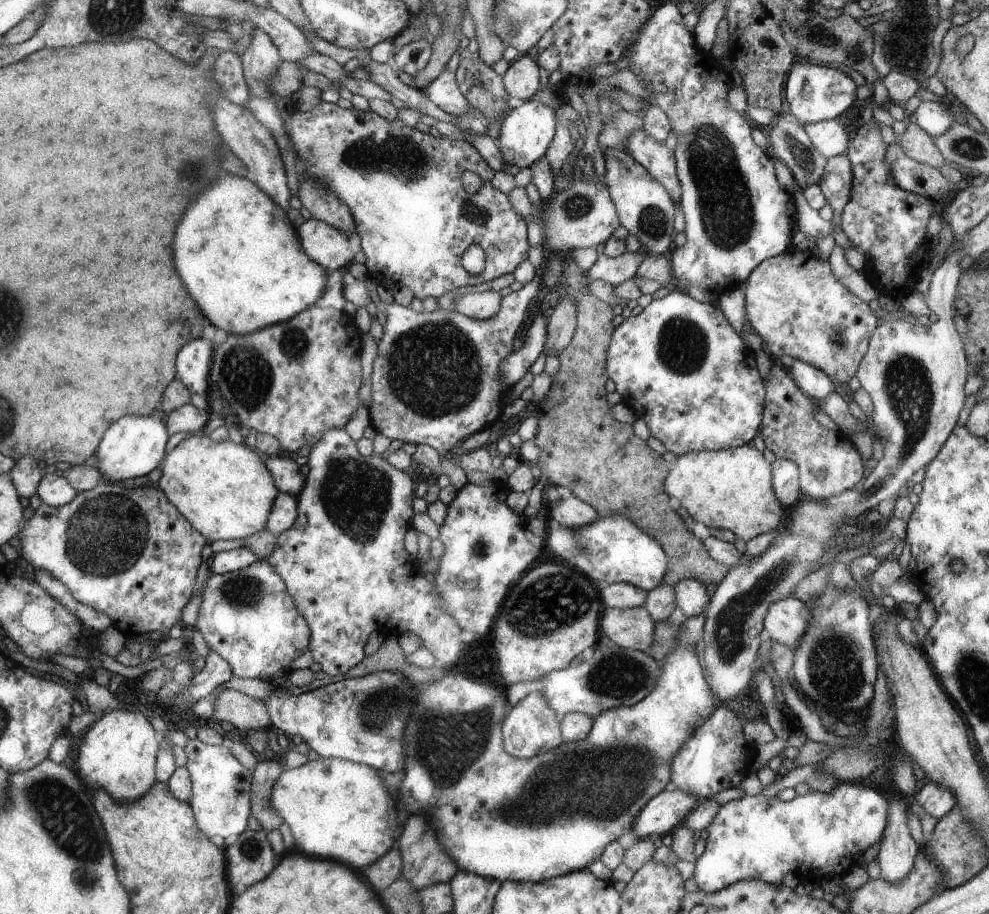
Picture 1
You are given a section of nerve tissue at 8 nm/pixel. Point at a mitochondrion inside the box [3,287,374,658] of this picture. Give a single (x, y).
(103, 536)

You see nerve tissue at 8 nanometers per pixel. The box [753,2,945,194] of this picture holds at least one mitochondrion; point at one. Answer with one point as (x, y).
(912, 50)

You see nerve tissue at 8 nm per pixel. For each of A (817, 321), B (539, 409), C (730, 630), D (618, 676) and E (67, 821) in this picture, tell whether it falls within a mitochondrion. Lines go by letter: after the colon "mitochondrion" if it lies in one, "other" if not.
A: mitochondrion
B: other
C: mitochondrion
D: mitochondrion
E: mitochondrion

